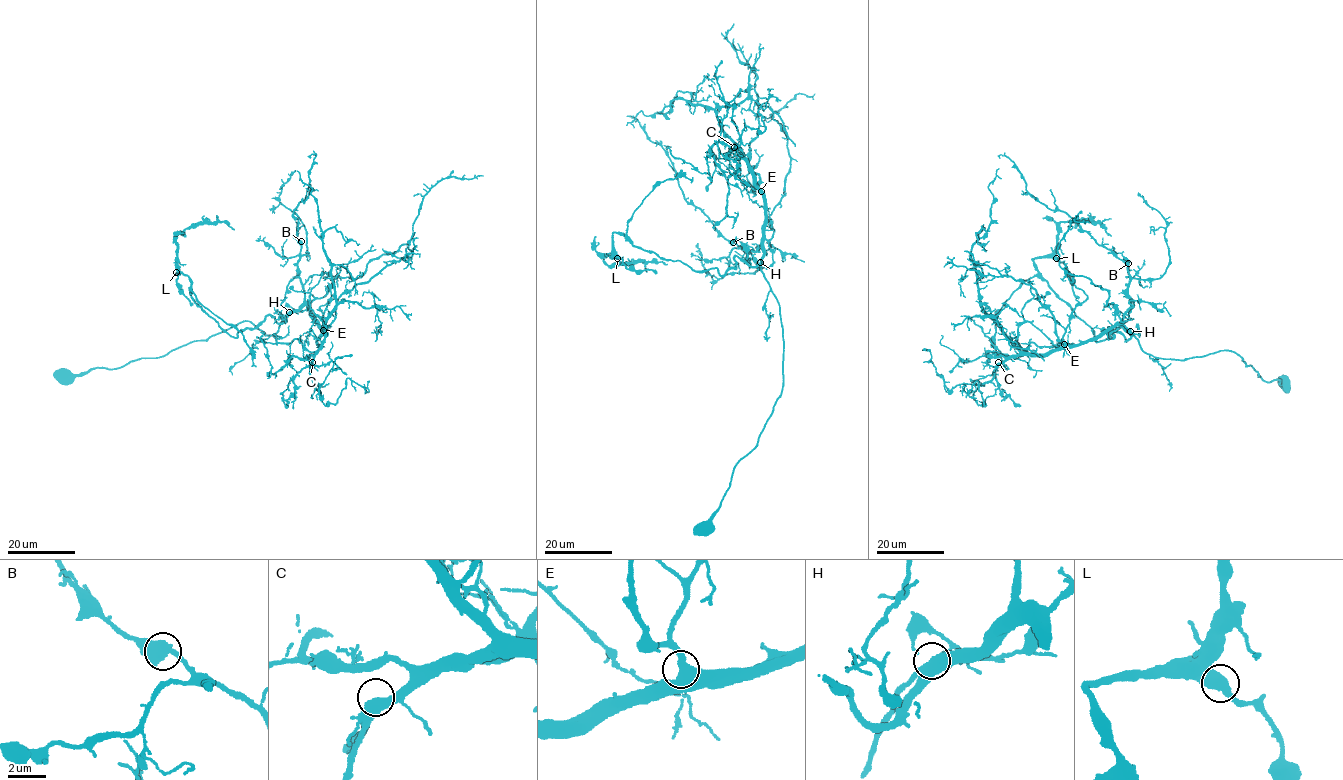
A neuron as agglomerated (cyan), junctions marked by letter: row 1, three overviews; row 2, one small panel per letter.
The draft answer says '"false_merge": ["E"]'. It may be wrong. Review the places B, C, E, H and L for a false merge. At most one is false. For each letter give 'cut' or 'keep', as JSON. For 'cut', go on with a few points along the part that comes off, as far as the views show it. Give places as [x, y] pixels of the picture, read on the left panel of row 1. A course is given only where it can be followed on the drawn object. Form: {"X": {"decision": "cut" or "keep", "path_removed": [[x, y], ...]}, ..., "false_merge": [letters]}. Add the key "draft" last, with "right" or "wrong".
{"B": {"decision": "keep"}, "C": {"decision": "keep"}, "E": {"decision": "keep"}, "H": {"decision": "keep"}, "L": {"decision": "keep"}, "false_merge": [], "draft": "wrong"}

